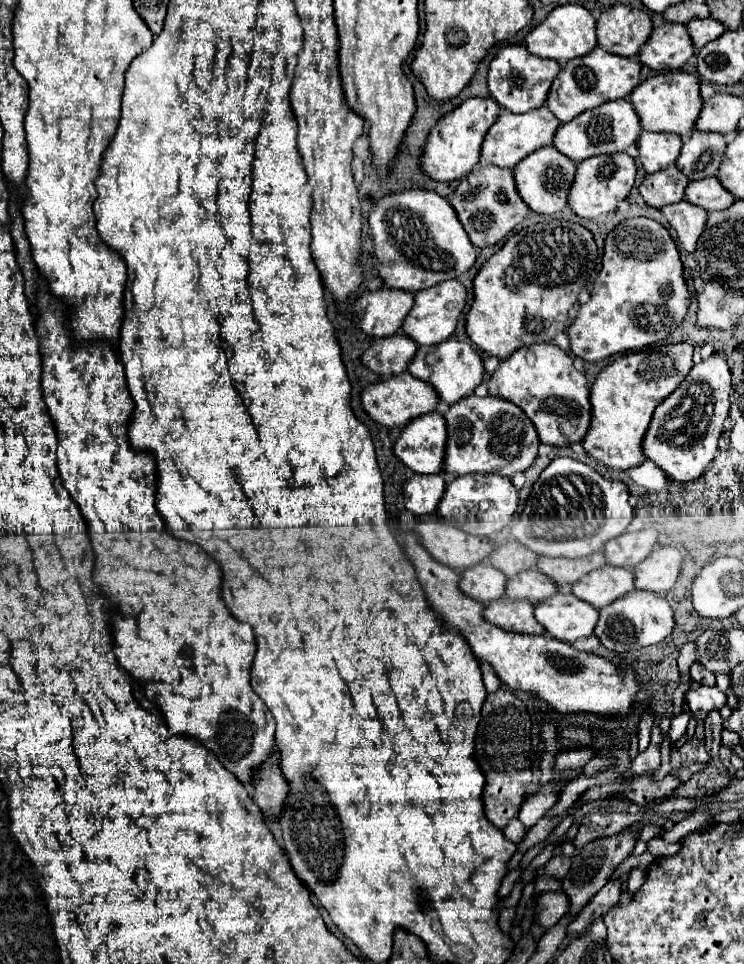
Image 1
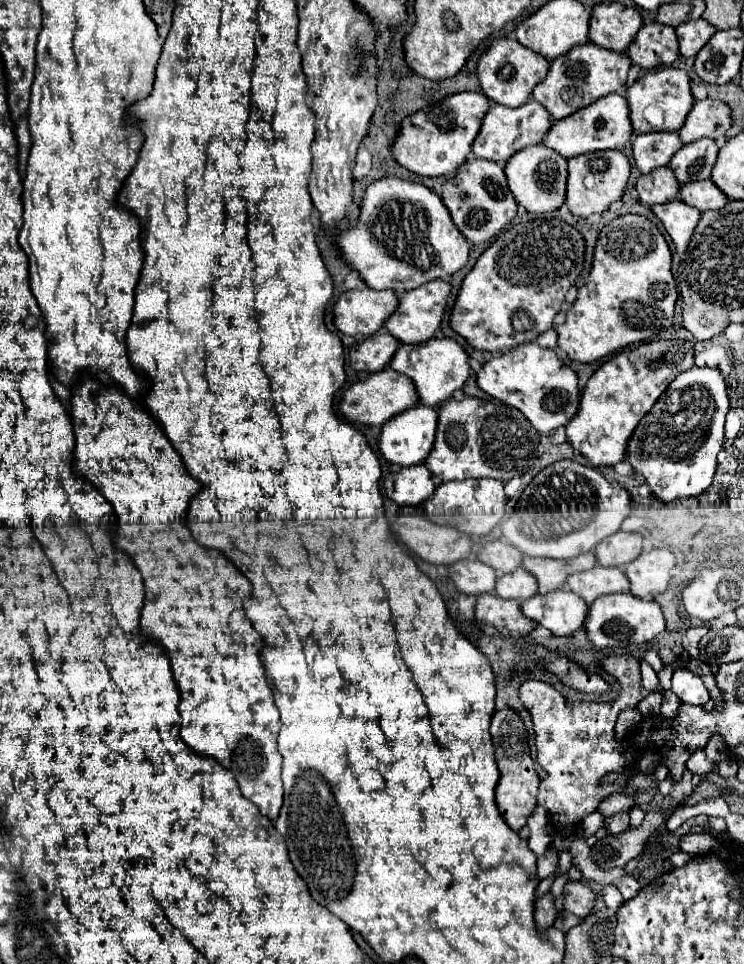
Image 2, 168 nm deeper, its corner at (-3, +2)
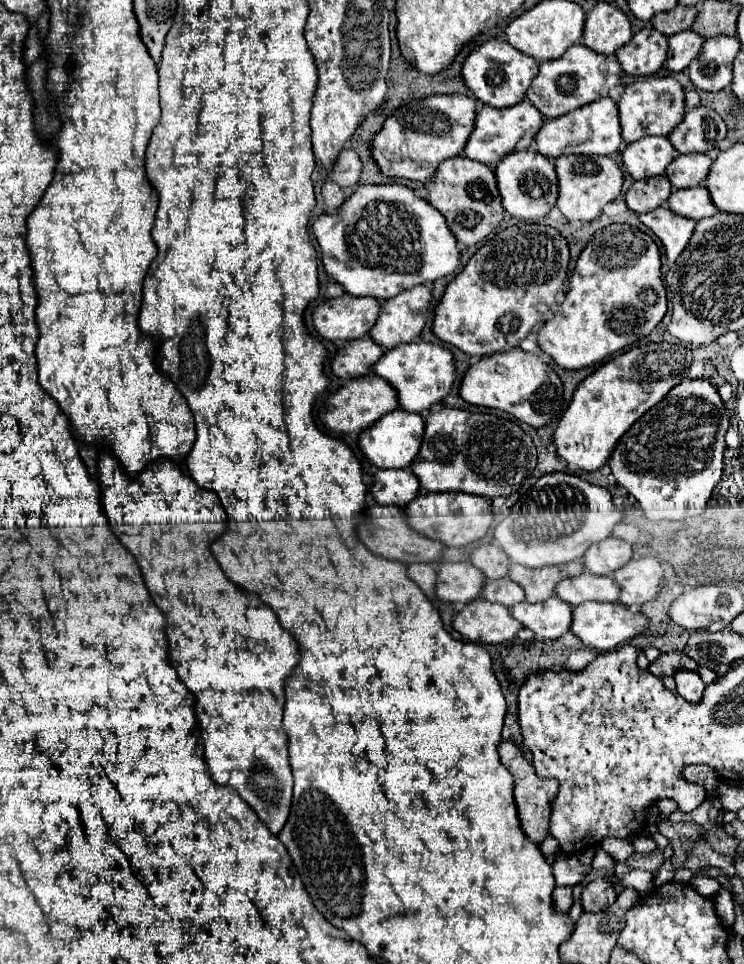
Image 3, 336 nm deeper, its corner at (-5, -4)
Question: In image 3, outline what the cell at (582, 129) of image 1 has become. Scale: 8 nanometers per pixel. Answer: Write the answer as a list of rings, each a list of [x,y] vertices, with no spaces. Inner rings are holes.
[[[602,98],[598,102],[586,104],[566,116],[544,120],[544,126],[536,134],[536,150],[548,158],[560,158],[568,154],[602,154],[616,156],[622,142],[622,130],[618,120],[618,104],[612,98]]]

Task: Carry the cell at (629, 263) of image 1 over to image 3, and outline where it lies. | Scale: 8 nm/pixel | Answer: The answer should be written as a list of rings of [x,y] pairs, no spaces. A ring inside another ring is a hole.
[[[610,224],[608,228],[598,230],[576,262],[576,268],[570,276],[570,290],[566,292],[566,300],[562,302],[556,316],[548,320],[538,332],[538,346],[542,348],[542,352],[552,356],[560,368],[580,370],[598,364],[618,350],[628,348],[634,340],[648,336],[662,322],[668,310],[660,266],[660,248],[650,238],[650,234],[630,224]]]

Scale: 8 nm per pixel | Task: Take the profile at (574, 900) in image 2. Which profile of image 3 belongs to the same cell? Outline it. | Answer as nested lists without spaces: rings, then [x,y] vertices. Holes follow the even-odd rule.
[[[596,878],[582,888],[582,910],[602,912],[616,900],[616,888],[608,878]]]

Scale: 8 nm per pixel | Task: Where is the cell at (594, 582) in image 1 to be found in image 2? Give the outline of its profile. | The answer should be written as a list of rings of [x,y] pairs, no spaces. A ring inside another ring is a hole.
[[[594,566],[592,570],[572,574],[566,580],[566,590],[578,594],[588,604],[602,594],[628,592],[628,588],[630,588],[630,584],[626,582],[626,574],[622,574],[620,568]]]

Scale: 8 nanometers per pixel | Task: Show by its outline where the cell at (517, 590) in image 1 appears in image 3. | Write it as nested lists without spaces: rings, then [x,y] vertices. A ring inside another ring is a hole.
[[[508,578],[488,580],[486,586],[484,586],[482,596],[490,602],[496,602],[496,604],[502,604],[502,606],[508,606],[508,608],[512,608],[512,604],[518,604],[518,602],[526,600],[524,590],[520,588],[520,584],[508,580]]]

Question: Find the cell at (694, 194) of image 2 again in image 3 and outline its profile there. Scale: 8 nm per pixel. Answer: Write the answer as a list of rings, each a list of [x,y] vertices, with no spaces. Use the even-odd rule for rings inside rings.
[[[704,186],[684,188],[684,190],[672,192],[668,206],[676,214],[692,218],[696,222],[702,220],[702,218],[718,214],[718,208],[712,204],[712,198],[708,196],[708,188],[704,188]]]

